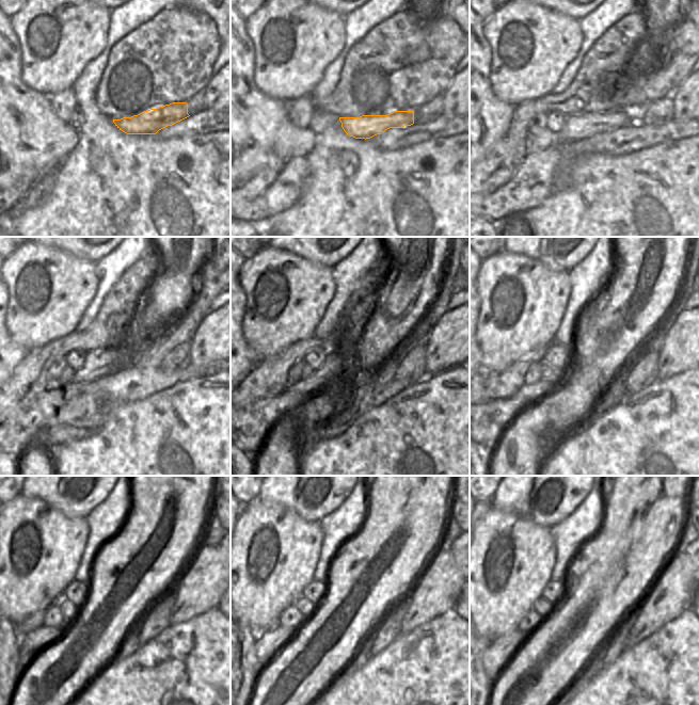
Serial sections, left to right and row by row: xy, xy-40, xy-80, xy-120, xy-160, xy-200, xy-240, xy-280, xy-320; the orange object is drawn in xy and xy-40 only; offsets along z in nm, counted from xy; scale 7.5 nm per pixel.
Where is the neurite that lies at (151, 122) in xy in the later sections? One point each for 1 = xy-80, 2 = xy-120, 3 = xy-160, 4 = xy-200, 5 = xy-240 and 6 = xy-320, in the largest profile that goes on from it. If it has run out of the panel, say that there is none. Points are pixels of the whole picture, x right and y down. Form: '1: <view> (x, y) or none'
1: xy-80 (577, 126)
2: xy-120 (98, 363)
3: xy-160 (339, 363)
4: xy-200 (546, 385)
5: xy-240 (42, 637)
6: xy-320 (501, 651)

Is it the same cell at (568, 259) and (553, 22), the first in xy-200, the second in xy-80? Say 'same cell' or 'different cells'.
different cells

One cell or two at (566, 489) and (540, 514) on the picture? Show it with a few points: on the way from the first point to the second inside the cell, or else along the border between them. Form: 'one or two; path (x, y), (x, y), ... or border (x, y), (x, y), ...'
one; path (559, 495), (546, 508)

